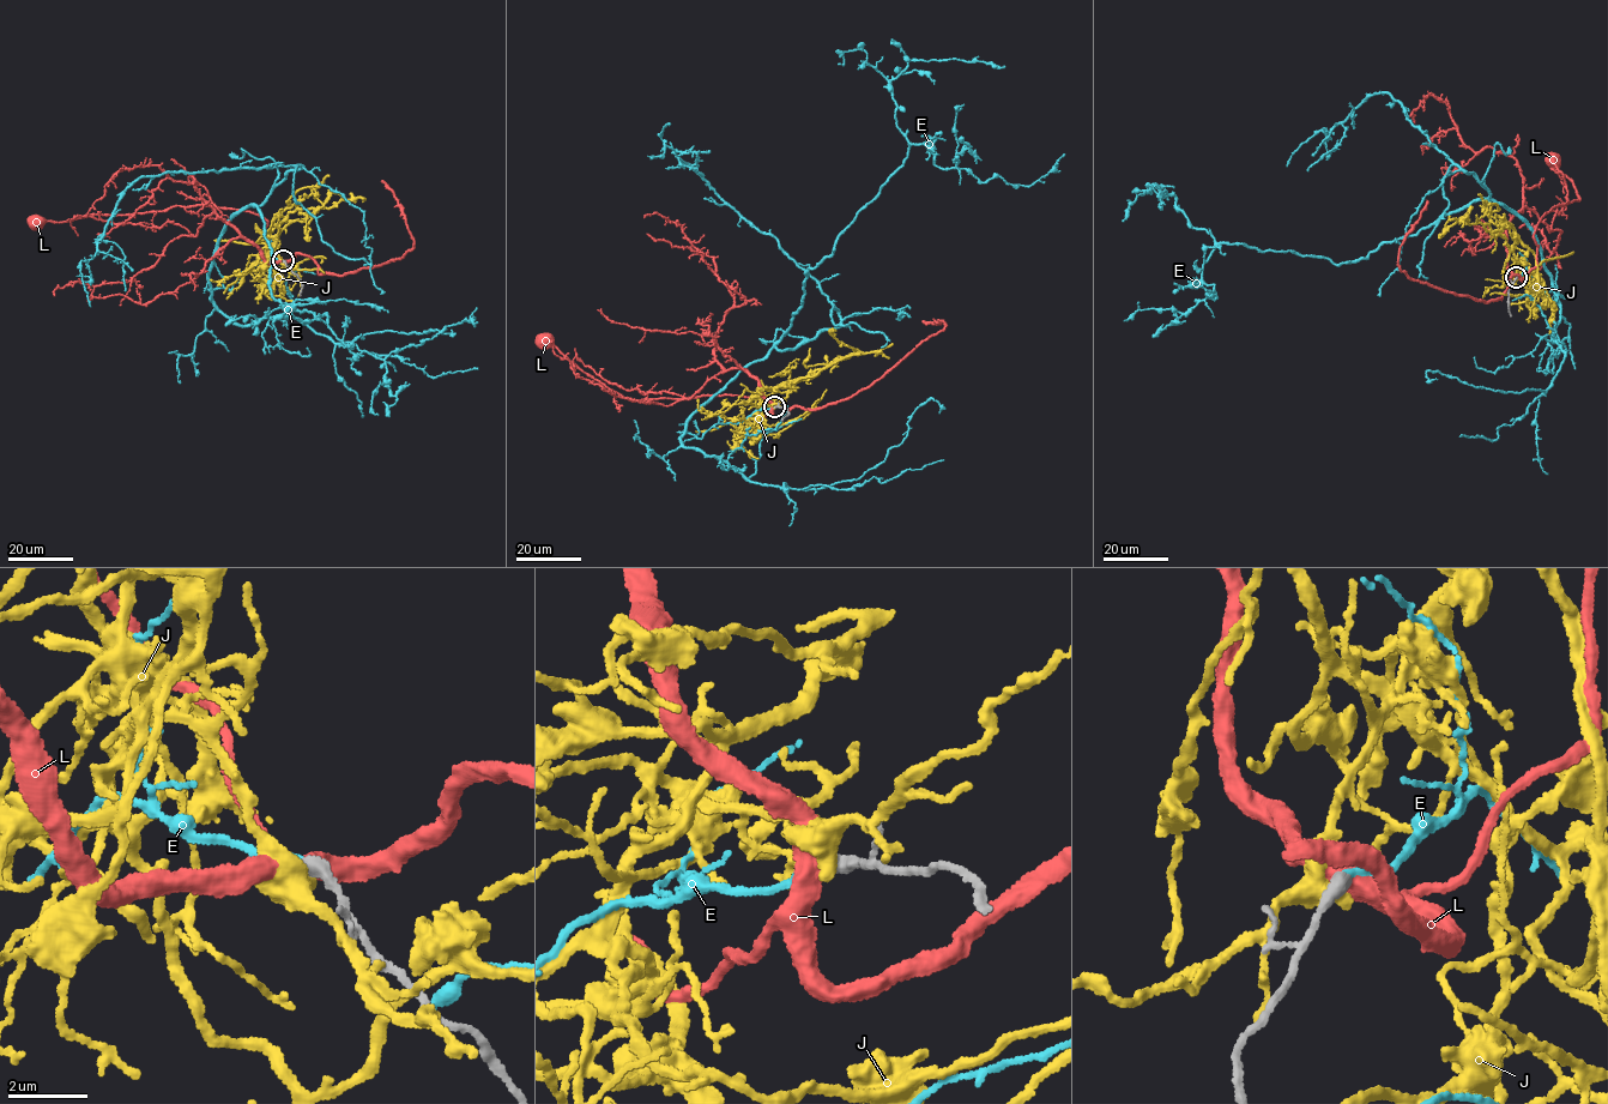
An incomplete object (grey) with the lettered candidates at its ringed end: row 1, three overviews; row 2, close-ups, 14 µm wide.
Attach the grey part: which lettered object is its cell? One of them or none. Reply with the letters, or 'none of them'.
E

